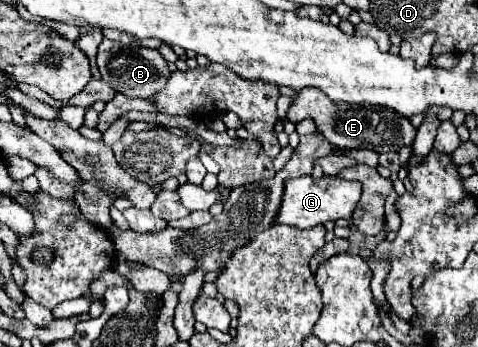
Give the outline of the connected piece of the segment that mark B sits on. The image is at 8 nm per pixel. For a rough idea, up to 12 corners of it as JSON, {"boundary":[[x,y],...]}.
{"boundary":[[99,44],[103,80],[129,98],[151,98],[171,76],[157,50]]}

